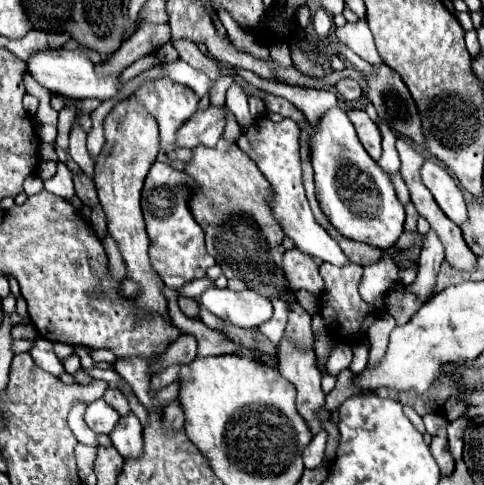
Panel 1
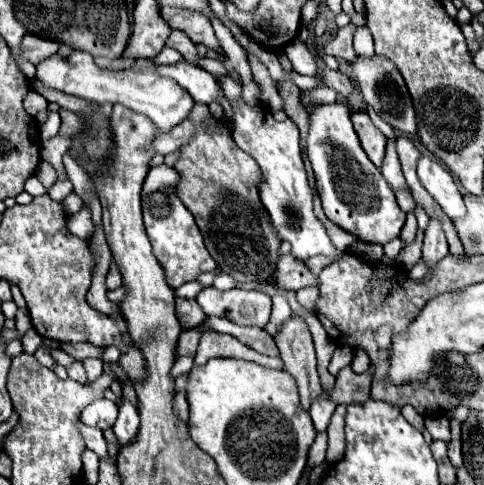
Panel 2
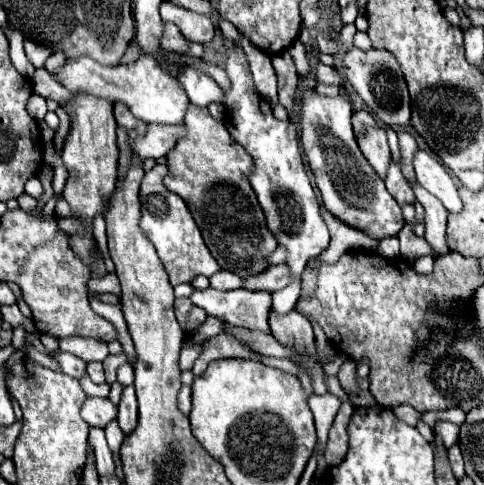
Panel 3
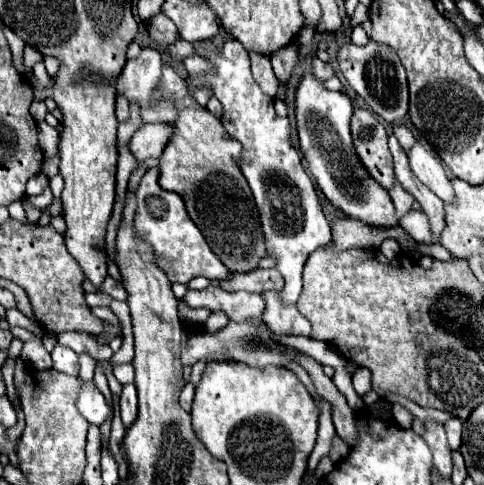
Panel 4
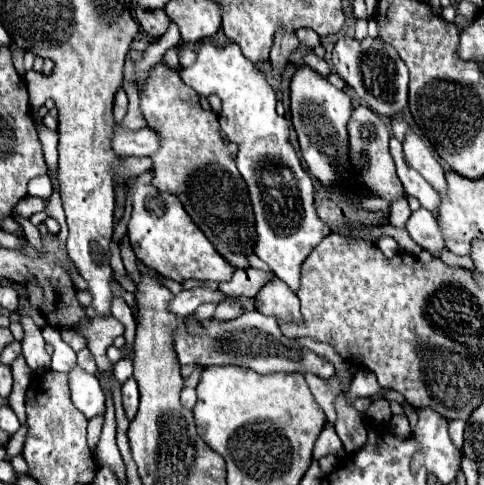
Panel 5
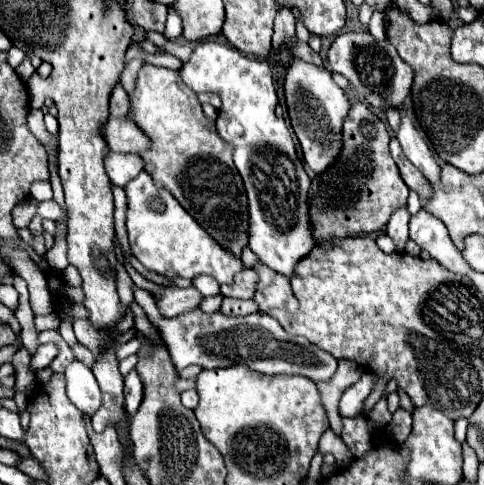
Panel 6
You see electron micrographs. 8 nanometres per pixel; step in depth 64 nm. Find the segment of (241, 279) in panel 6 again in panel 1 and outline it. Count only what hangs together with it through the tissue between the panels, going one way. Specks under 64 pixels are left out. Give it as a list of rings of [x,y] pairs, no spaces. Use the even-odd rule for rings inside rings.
[[[286,250],[284,260],[282,260],[282,268],[284,268],[284,276],[288,282],[290,290],[308,290],[314,292],[316,296],[320,296],[318,292],[322,292],[322,278],[318,274],[318,266],[312,262],[312,258],[304,252],[294,250]]]

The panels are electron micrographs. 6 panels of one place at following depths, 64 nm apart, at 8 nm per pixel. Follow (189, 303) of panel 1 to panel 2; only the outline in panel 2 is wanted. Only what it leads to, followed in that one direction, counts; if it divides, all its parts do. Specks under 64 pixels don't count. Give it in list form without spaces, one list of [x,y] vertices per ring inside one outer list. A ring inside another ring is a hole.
[[[176,300],[176,316],[180,320],[180,324],[184,324],[186,328],[196,328],[200,324],[204,324],[206,314],[202,312],[202,308],[198,306],[196,300],[188,300],[190,304],[186,306],[186,300]]]

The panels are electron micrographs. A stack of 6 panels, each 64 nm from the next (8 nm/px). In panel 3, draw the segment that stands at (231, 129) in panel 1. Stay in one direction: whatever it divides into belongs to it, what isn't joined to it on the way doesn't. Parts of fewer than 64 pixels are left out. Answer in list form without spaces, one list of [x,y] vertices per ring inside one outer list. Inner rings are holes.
[[[184,66],[178,72],[178,80],[184,86],[192,104],[207,107],[210,102],[222,102],[220,86],[207,74],[202,74],[190,66]]]

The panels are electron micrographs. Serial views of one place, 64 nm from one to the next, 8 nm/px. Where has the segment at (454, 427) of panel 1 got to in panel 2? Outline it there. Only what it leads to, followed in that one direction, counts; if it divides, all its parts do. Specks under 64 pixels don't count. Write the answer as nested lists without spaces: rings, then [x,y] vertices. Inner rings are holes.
[[[452,420],[450,426],[452,426],[452,440],[448,444],[448,458],[454,468],[460,468],[462,466],[462,442],[460,442],[460,426],[462,424],[458,420]]]

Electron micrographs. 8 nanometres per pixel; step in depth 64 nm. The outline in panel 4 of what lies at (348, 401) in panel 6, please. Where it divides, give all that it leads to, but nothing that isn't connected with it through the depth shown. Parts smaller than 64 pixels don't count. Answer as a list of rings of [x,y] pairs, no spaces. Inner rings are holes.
[[[358,368],[352,376],[352,384],[358,396],[364,396],[366,392],[372,390],[372,372],[368,368]]]

